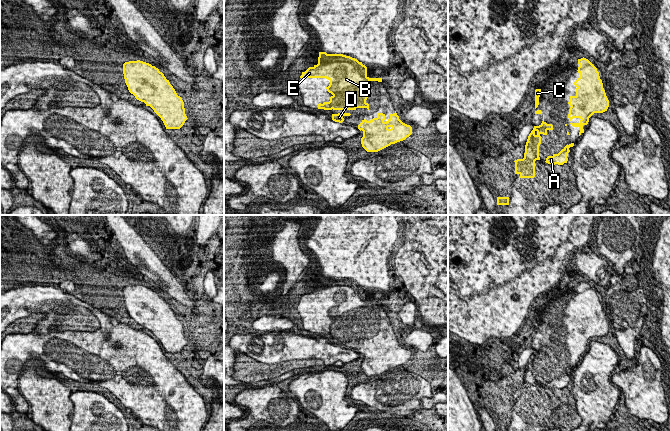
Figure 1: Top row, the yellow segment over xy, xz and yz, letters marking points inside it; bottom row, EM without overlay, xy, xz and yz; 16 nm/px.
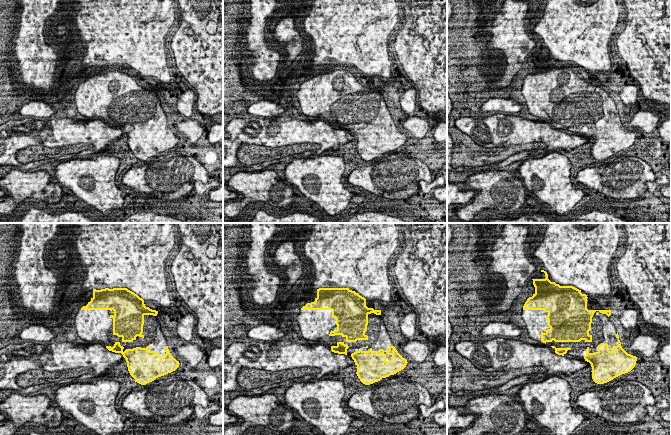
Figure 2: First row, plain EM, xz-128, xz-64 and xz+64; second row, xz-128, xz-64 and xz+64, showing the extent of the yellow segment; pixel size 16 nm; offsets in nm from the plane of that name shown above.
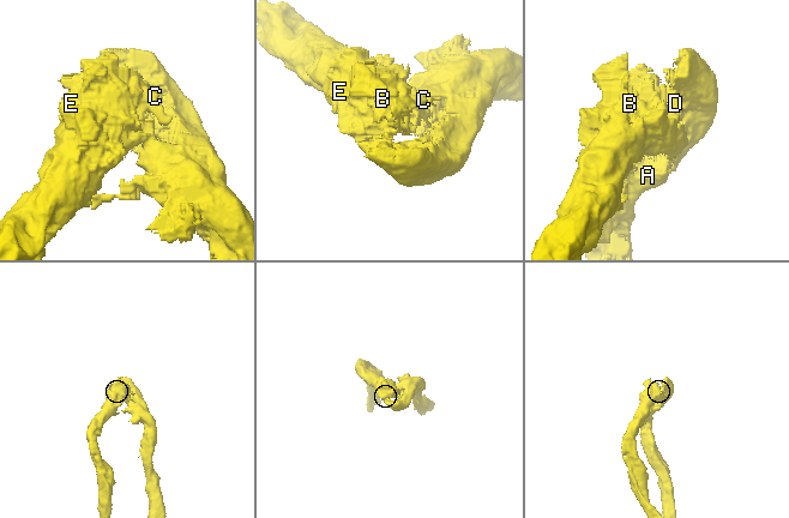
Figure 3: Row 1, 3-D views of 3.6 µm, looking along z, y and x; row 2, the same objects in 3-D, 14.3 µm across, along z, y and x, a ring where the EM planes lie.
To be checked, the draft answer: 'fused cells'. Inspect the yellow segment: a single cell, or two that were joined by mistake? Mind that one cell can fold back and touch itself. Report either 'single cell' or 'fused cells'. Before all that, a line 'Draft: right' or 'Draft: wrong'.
Draft: right
fused cells

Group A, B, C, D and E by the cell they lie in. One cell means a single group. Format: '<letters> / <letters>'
A B C E / D

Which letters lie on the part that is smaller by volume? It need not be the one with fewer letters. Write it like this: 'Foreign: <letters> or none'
Foreign: D

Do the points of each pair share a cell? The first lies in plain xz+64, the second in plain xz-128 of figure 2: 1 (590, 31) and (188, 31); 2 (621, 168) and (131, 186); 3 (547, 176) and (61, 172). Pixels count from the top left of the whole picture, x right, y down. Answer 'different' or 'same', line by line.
1: different
2: same
3: same

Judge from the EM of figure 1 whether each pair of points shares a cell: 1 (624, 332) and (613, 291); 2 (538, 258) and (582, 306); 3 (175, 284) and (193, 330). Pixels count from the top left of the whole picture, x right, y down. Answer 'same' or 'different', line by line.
1: same
2: same
3: different

